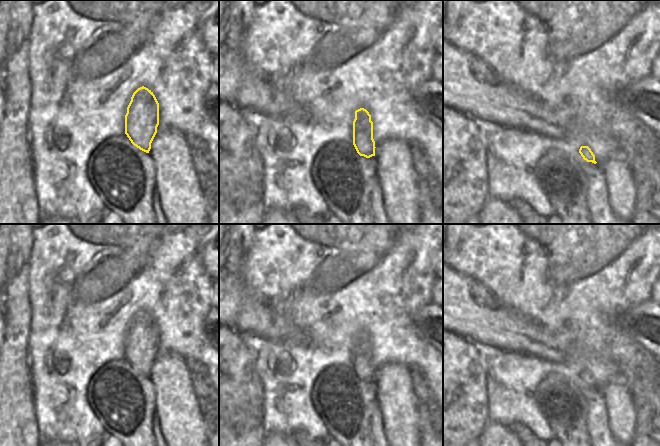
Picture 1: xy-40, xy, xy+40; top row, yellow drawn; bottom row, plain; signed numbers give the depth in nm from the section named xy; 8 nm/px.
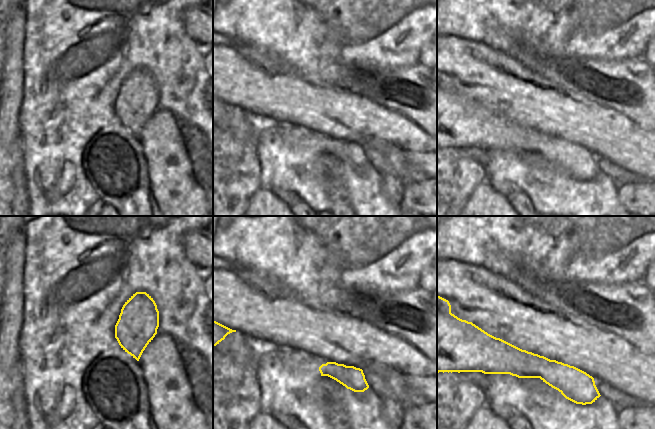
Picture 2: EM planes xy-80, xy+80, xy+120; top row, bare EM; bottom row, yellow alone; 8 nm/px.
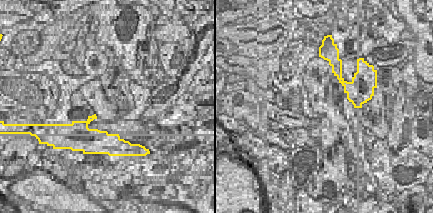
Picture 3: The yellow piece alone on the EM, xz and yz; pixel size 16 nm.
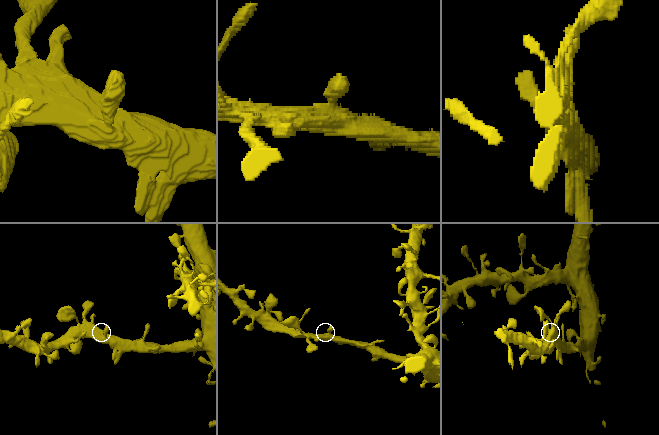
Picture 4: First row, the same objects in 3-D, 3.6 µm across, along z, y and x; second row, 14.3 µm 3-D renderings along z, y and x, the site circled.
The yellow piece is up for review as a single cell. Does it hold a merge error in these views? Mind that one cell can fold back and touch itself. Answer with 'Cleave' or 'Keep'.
Keep.

